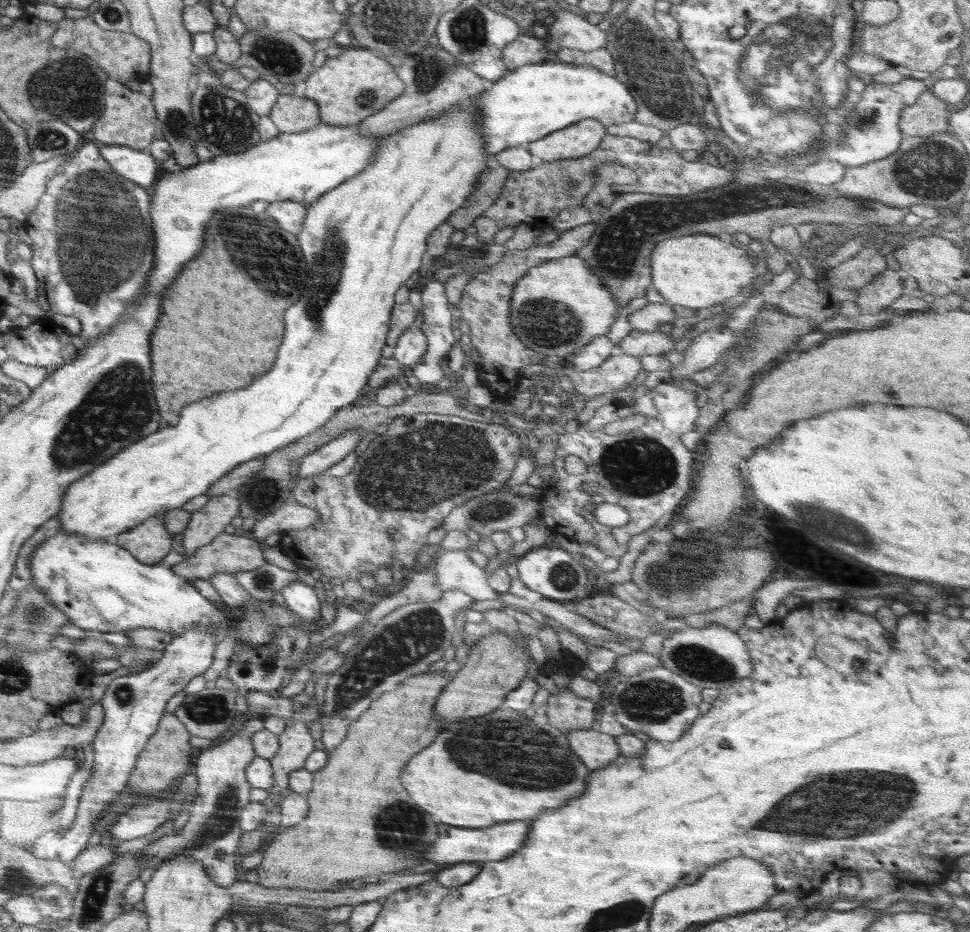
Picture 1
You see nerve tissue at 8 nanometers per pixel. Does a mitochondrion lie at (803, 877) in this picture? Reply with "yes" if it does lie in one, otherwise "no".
no

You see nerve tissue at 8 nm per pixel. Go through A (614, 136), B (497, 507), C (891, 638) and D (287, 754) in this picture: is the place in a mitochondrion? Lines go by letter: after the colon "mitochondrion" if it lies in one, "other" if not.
A: other
B: mitochondrion
C: other
D: other

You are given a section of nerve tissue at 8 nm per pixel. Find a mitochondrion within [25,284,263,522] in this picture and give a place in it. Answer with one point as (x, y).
(117, 410)

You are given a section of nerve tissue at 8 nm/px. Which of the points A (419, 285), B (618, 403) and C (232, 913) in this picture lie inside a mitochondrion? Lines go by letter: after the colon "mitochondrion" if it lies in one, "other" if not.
A: other
B: other
C: other

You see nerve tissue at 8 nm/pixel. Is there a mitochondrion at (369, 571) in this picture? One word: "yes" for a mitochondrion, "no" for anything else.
no

